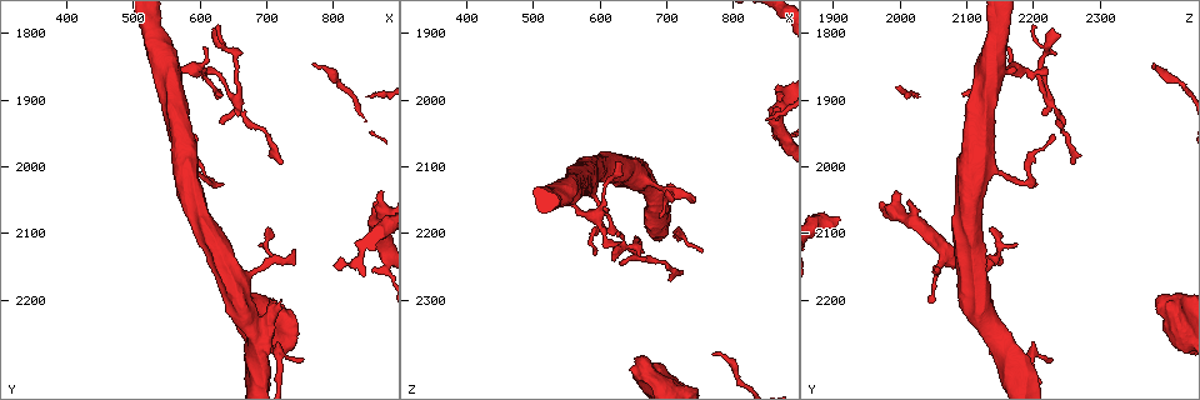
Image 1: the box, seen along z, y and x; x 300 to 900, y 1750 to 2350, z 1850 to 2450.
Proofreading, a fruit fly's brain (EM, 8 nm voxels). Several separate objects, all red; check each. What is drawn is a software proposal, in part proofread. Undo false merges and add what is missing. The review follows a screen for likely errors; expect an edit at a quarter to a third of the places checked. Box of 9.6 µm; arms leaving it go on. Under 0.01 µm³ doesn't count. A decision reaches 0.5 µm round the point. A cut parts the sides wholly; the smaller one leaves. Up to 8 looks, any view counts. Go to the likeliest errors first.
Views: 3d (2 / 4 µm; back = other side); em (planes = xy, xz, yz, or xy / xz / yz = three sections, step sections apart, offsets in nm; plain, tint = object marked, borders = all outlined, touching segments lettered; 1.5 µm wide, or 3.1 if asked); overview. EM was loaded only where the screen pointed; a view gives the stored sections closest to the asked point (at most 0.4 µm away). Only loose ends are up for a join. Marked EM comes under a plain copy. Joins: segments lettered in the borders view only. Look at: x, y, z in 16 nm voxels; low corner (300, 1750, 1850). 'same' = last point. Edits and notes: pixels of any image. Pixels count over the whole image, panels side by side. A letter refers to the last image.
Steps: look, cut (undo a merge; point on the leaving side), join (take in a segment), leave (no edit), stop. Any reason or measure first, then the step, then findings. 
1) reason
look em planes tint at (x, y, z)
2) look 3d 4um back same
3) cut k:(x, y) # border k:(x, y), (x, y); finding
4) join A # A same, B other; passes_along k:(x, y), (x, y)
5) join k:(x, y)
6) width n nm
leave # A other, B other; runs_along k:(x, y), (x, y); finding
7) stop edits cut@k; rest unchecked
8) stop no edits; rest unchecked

thin end
look 3d 2um at (610, 1820, 2165)

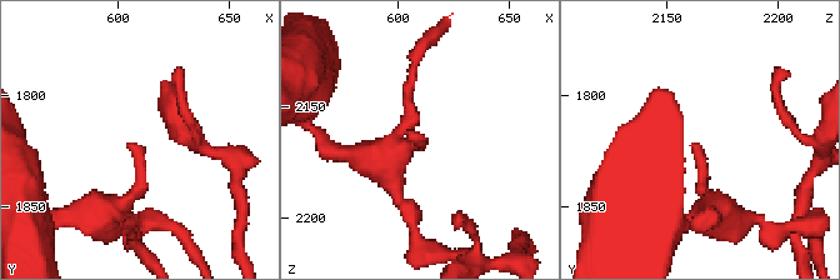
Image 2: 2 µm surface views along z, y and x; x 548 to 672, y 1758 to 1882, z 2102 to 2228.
look em xy step 4 borders at (605, 1822, 2160)

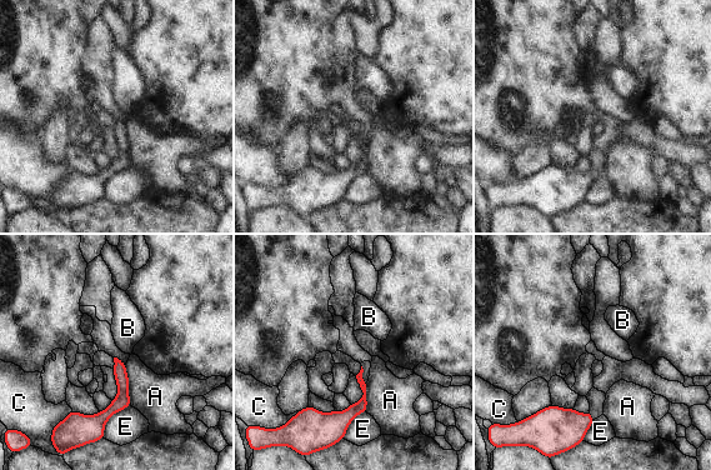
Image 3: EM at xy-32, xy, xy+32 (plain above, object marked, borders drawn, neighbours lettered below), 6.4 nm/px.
cut it another way
look em planes borders same

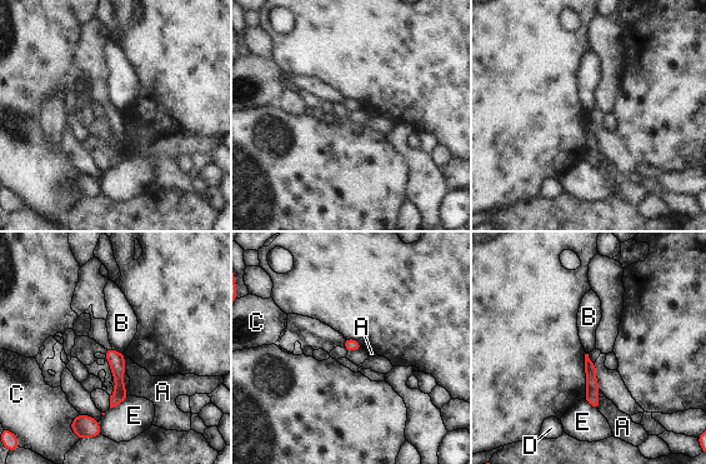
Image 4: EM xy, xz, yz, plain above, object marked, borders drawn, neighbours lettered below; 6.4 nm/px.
leave # A other, B other, C other, D other, E other; border 4:(113, 348), (121, 353); none of them fits

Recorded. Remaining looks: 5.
free end
look 3d 4um back at (690, 2115, 2175)

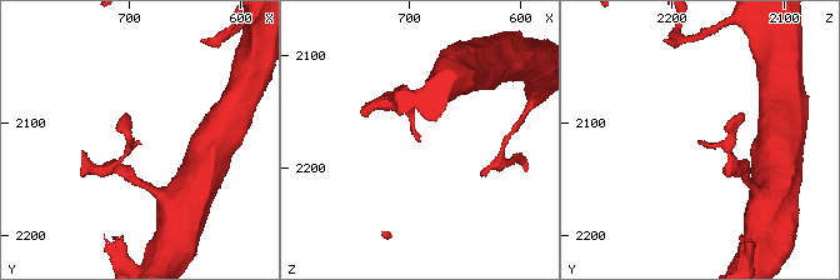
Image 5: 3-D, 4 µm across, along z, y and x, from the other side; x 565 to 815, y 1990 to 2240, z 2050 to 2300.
look em xz step 4 tint at (690, 2116, 2176)

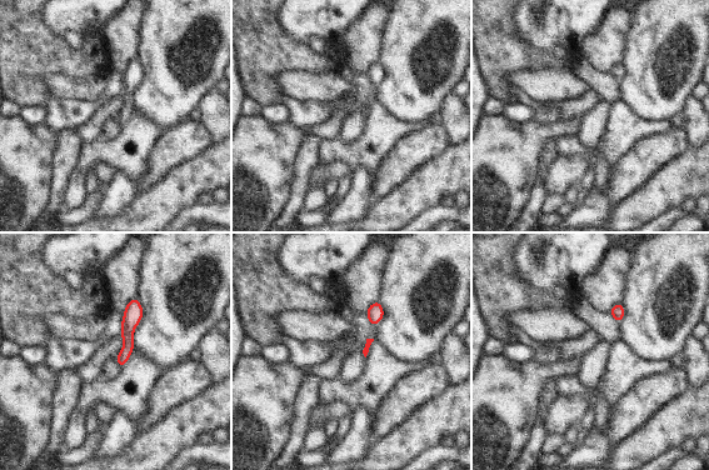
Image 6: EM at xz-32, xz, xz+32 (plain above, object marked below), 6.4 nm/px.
look em planes borders same

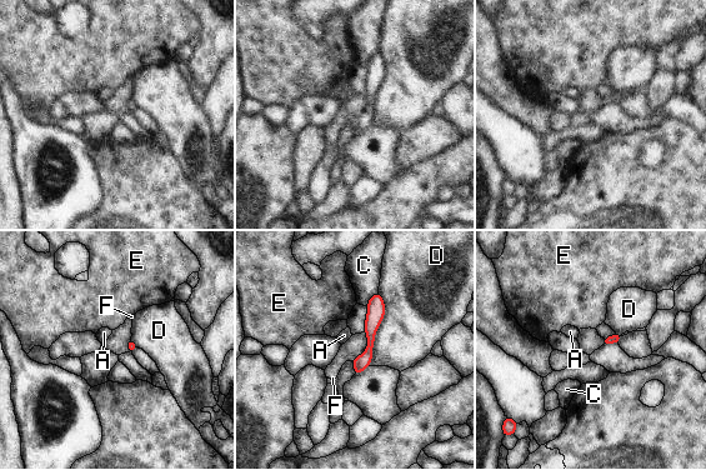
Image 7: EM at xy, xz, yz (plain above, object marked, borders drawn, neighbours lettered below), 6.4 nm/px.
leave # A other, C other, D other, E other, F other; border 7:(379, 291), (384, 319), (369, 365); none of them fits

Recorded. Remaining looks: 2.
stop no edits; rest unchecked

